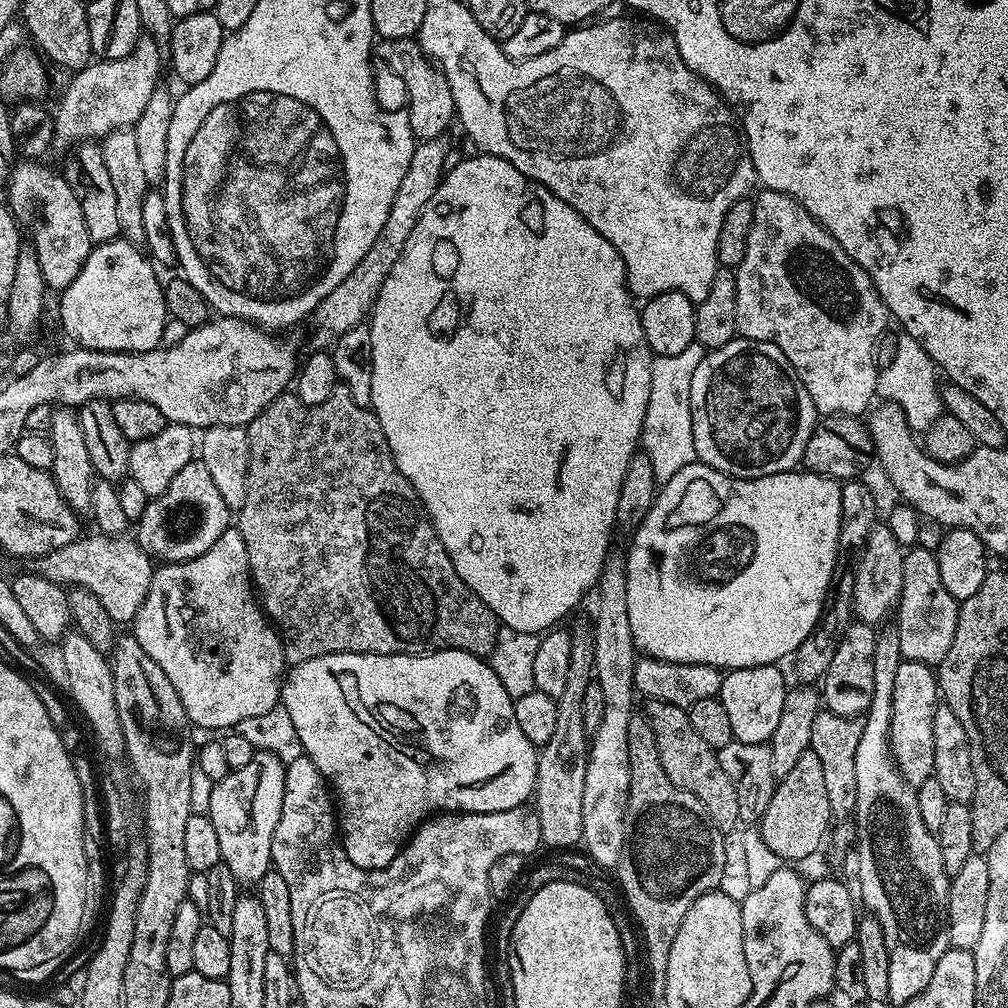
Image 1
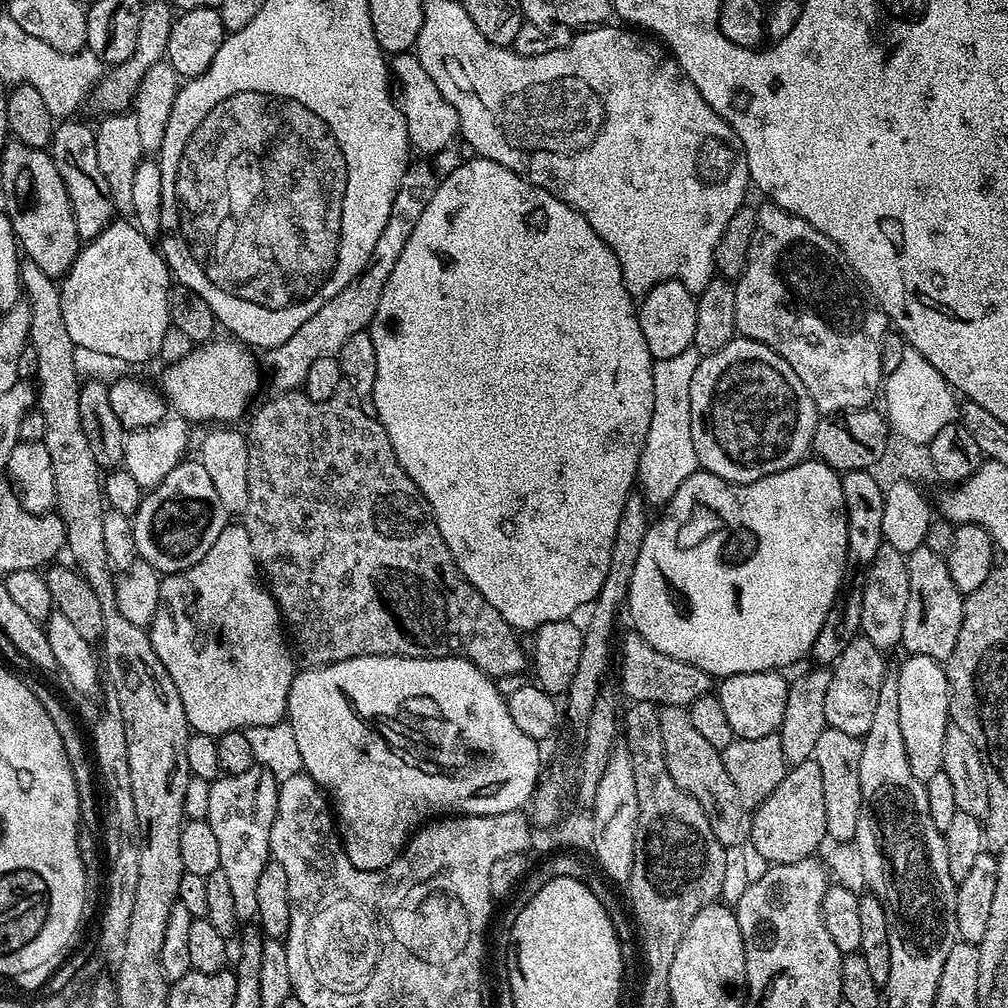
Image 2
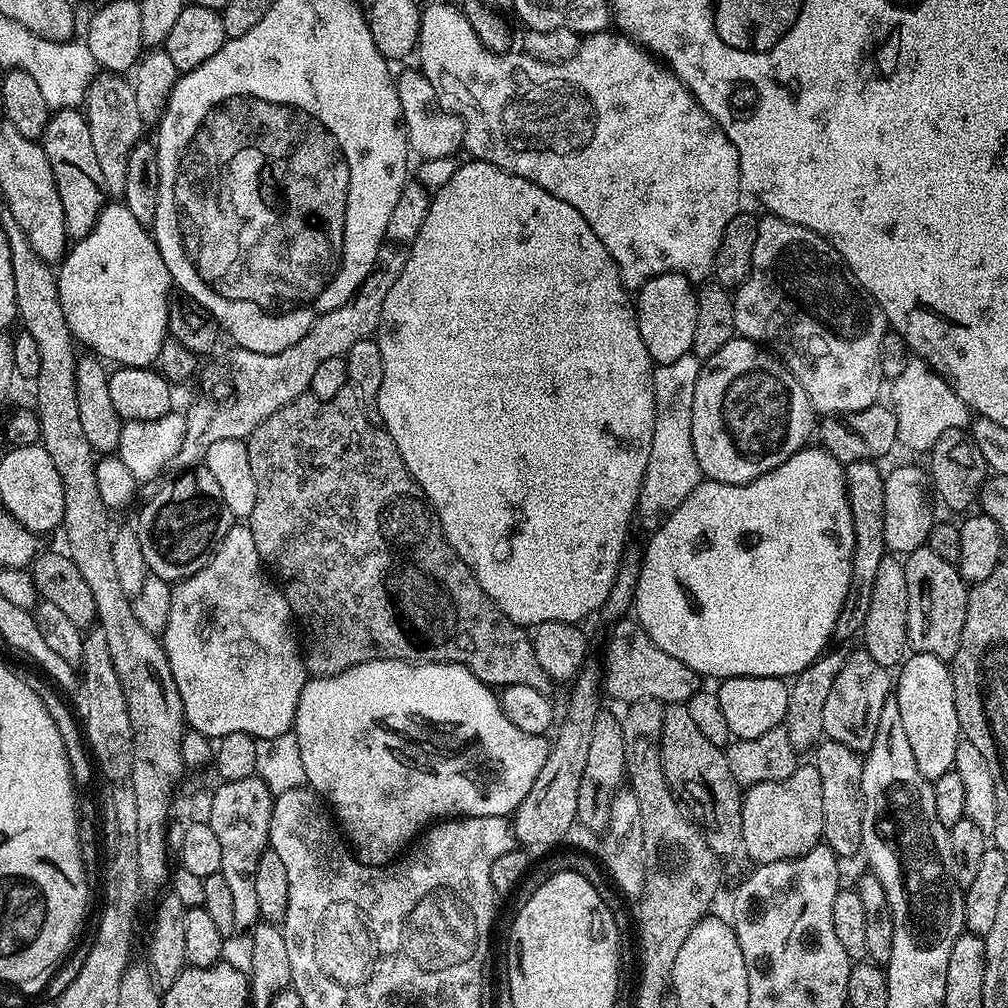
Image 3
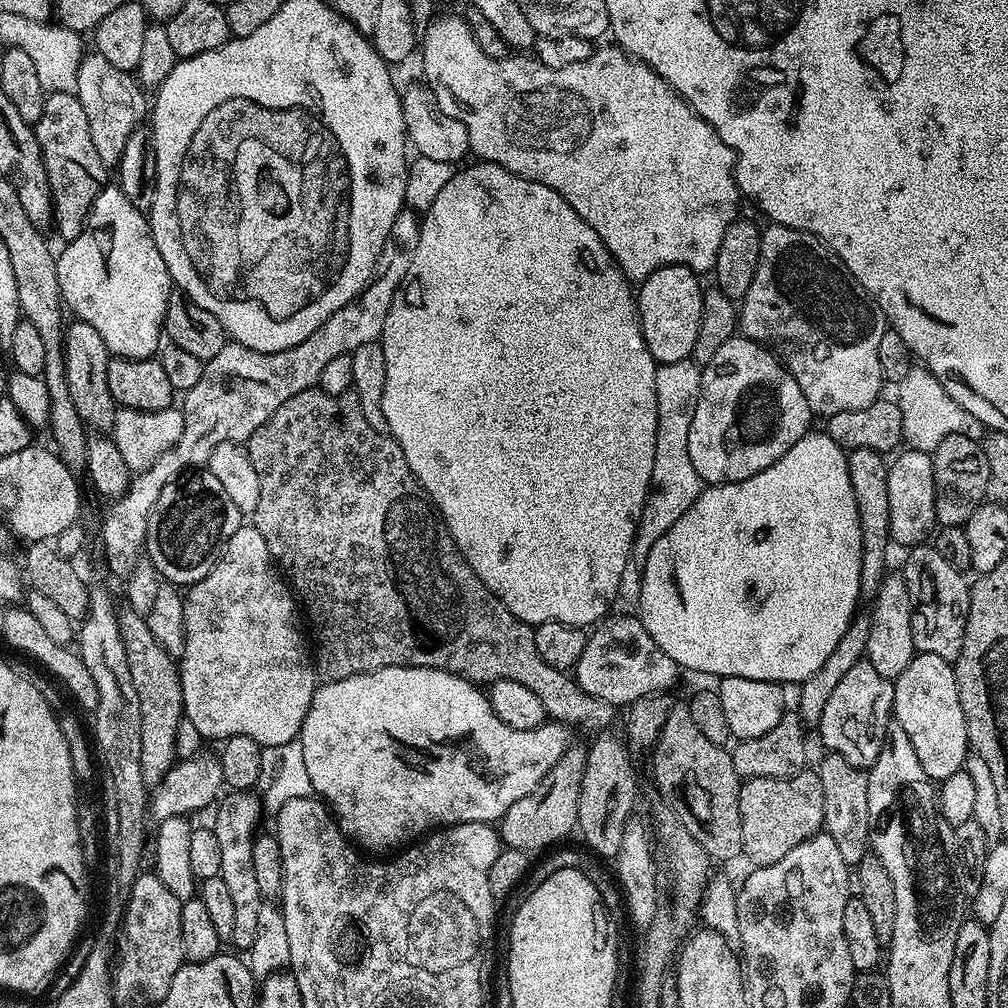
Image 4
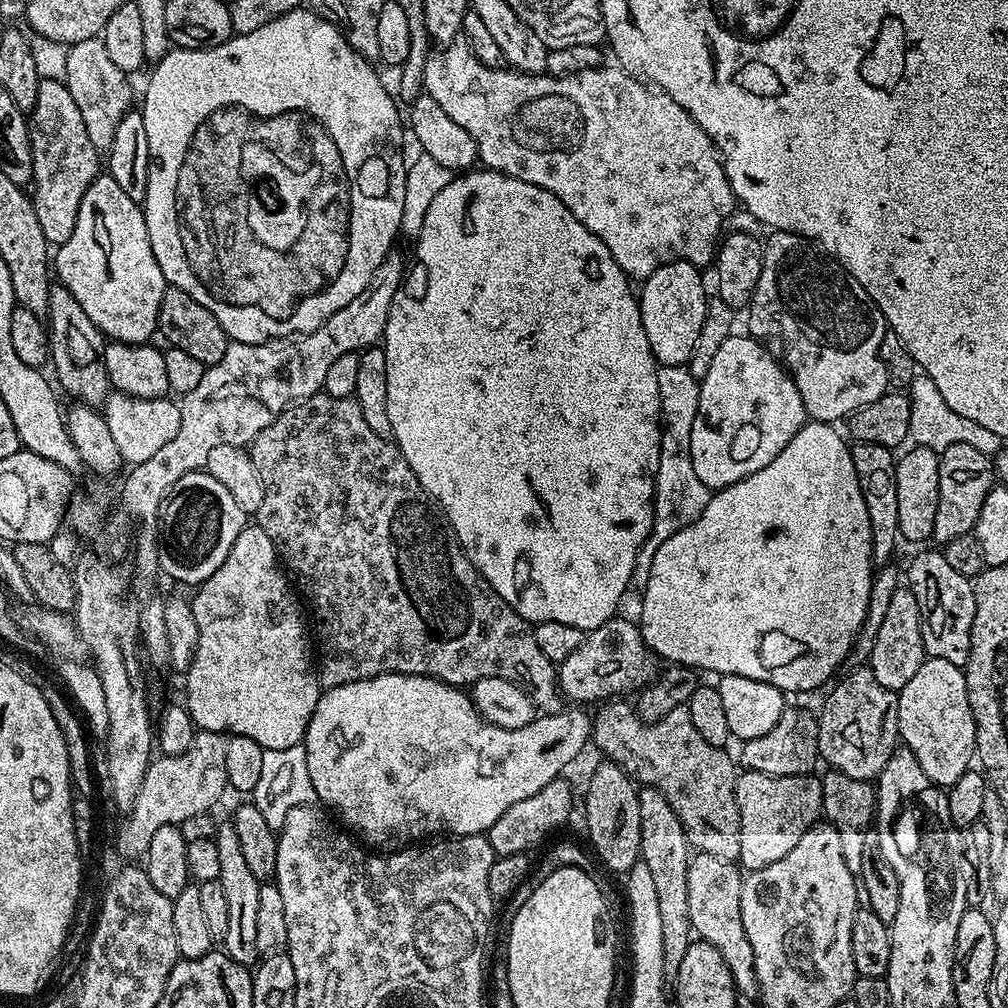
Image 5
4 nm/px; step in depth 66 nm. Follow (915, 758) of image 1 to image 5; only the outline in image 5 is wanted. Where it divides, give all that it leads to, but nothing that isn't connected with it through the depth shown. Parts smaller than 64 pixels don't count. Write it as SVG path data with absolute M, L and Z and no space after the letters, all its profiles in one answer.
M928 656L922 662L922 666L918 666L914 678L910 678L910 682L906 682L906 686L900 688L896 705L898 730L903 747L910 749L914 758L918 758L918 766L926 770L926 778L930 778L932 784L944 790L951 788L954 782L958 782L958 778L962 778L962 774L970 771L976 756L976 723L970 710L963 667L954 662L946 662L946 658Z

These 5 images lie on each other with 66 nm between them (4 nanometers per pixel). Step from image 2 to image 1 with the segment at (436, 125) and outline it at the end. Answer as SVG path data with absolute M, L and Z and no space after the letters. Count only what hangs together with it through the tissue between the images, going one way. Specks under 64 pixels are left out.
M415 39L411 40L380 40L374 48L375 55L388 63L388 68L404 83L408 91L406 111L410 118L412 133L417 141L438 140L445 135L456 116L454 94L450 90L450 82L446 82L443 72L429 60L428 55L420 48Z

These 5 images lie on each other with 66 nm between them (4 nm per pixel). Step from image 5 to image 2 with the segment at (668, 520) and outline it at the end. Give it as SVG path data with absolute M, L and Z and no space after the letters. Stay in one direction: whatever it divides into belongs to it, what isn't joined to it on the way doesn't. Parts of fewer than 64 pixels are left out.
M691 347L682 350L682 354L674 354L674 358L657 360L652 365L654 414L650 414L650 434L646 434L646 446L636 475L645 502L653 504L656 510L663 509L678 494L678 486L700 468L690 434L690 382L694 382L694 370L698 370L701 359L701 353Z

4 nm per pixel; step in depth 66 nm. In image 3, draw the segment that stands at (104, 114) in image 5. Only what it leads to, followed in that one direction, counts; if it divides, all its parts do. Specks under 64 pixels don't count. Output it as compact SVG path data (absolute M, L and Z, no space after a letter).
M97 74L88 84L88 95L84 98L82 108L88 118L94 154L102 169L102 178L106 181L109 197L123 197L126 190L126 162L130 158L130 150L134 150L134 146L140 143L146 131L142 116L138 114L133 85L120 74Z

